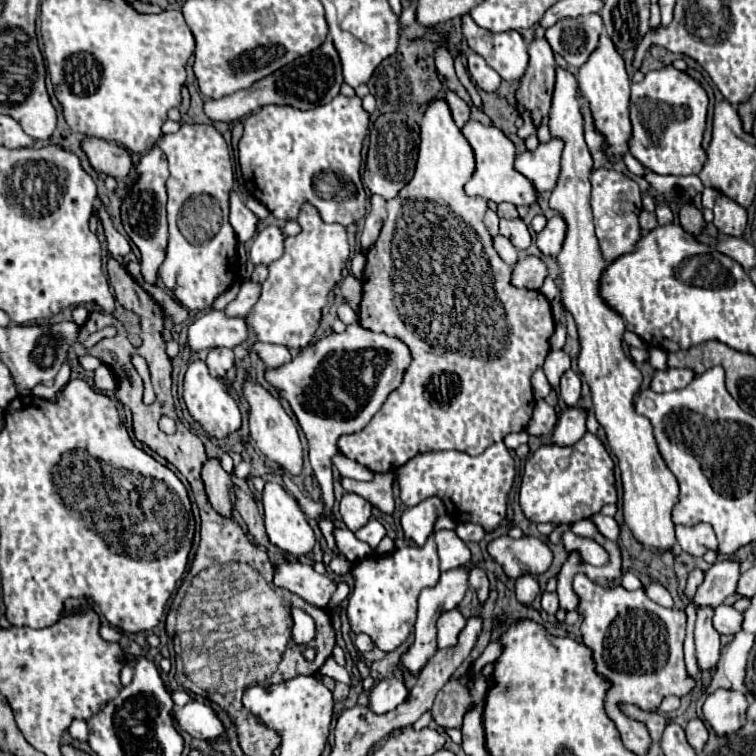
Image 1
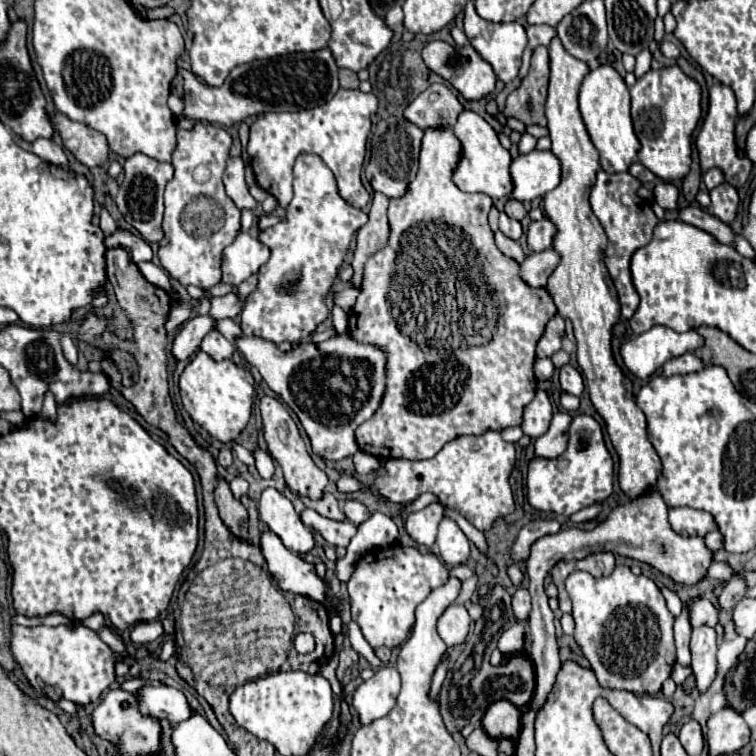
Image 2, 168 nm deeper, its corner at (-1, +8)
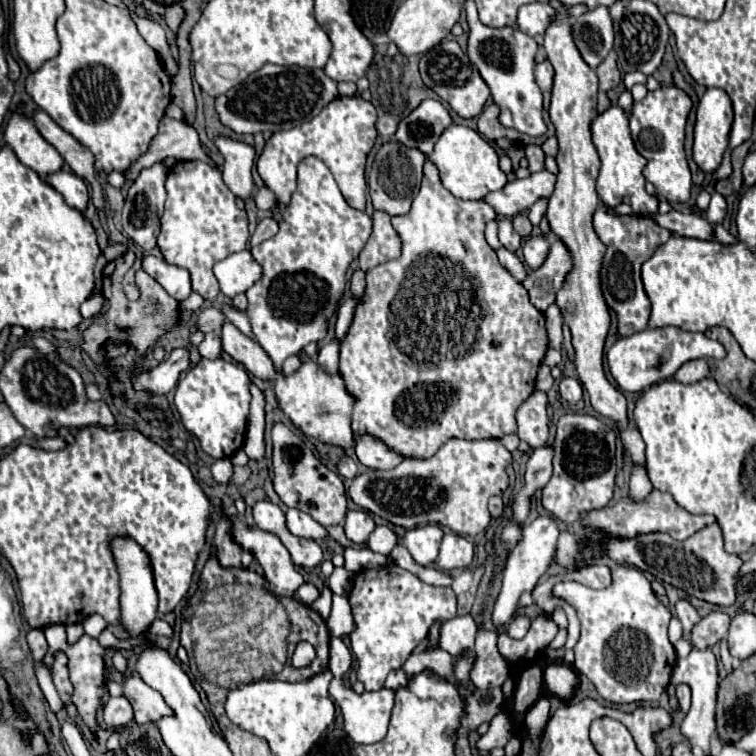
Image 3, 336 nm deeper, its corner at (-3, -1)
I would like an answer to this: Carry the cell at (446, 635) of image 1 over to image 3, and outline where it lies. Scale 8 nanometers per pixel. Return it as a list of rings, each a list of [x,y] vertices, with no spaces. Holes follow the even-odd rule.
[[[457,615],[445,621],[439,629],[439,647],[445,649],[449,655],[459,657],[465,649],[475,645],[477,623],[471,615]]]

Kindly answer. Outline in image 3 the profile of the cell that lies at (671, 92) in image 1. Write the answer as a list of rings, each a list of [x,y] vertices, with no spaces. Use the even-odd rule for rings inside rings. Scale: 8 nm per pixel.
[[[675,85],[659,87],[657,91],[647,93],[647,97],[633,105],[633,115],[629,121],[631,137],[635,149],[647,159],[643,177],[655,185],[657,193],[663,195],[669,203],[685,203],[691,195],[691,171],[687,165],[683,139],[685,139],[685,121],[691,111],[691,99]]]

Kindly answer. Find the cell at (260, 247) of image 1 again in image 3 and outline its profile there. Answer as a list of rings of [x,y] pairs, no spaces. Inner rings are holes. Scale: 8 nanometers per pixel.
[[[245,249],[225,257],[223,261],[217,261],[213,273],[219,281],[221,293],[225,297],[235,297],[239,293],[245,293],[261,277],[263,271],[253,255]]]

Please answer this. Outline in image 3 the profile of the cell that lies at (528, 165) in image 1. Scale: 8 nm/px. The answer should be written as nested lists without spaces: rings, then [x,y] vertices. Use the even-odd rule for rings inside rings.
[[[539,171],[529,175],[527,179],[513,179],[501,191],[485,195],[485,203],[489,203],[497,215],[515,217],[541,197],[551,197],[555,187],[555,175],[549,171]]]

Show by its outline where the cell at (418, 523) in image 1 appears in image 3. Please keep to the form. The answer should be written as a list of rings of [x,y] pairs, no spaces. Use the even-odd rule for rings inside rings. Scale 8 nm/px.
[[[423,525],[405,533],[403,545],[419,565],[431,565],[437,559],[443,531],[439,525]]]

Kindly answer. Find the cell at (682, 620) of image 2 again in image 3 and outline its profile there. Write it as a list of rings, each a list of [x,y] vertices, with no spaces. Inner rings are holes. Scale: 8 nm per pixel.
[[[687,685],[677,687],[677,699],[679,699],[679,711],[685,715],[689,711],[689,701],[691,701],[691,691]]]

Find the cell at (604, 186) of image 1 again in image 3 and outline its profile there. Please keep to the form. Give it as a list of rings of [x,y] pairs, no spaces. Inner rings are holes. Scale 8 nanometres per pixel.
[[[601,205],[595,211],[593,225],[595,225],[595,233],[607,247],[603,267],[601,267],[601,291],[603,291],[607,307],[613,309],[617,315],[617,331],[621,337],[643,331],[647,329],[647,323],[649,323],[651,303],[641,283],[641,265],[653,255],[653,251],[661,243],[665,243],[671,237],[671,231],[659,227],[649,217],[641,219],[635,215],[623,215],[623,217],[609,215],[605,205]]]

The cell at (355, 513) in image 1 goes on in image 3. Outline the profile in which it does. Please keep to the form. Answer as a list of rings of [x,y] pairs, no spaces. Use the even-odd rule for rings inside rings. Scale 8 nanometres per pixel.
[[[347,511],[343,527],[345,527],[347,539],[351,539],[355,545],[365,545],[369,535],[375,529],[375,523],[365,511]]]

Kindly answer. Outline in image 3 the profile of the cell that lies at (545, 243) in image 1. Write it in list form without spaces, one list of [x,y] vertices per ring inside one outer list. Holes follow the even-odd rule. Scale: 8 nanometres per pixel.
[[[535,235],[535,237],[529,237],[523,245],[523,257],[525,257],[525,263],[531,267],[531,269],[537,269],[541,267],[541,263],[545,261],[547,257],[547,251],[549,251],[549,243],[543,235]]]

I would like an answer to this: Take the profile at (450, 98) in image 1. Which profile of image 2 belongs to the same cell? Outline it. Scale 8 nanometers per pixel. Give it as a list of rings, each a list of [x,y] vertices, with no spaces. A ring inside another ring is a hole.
[[[431,84],[413,100],[413,104],[405,108],[405,118],[417,124],[421,130],[441,124],[453,128],[461,110],[461,102],[445,84]]]

